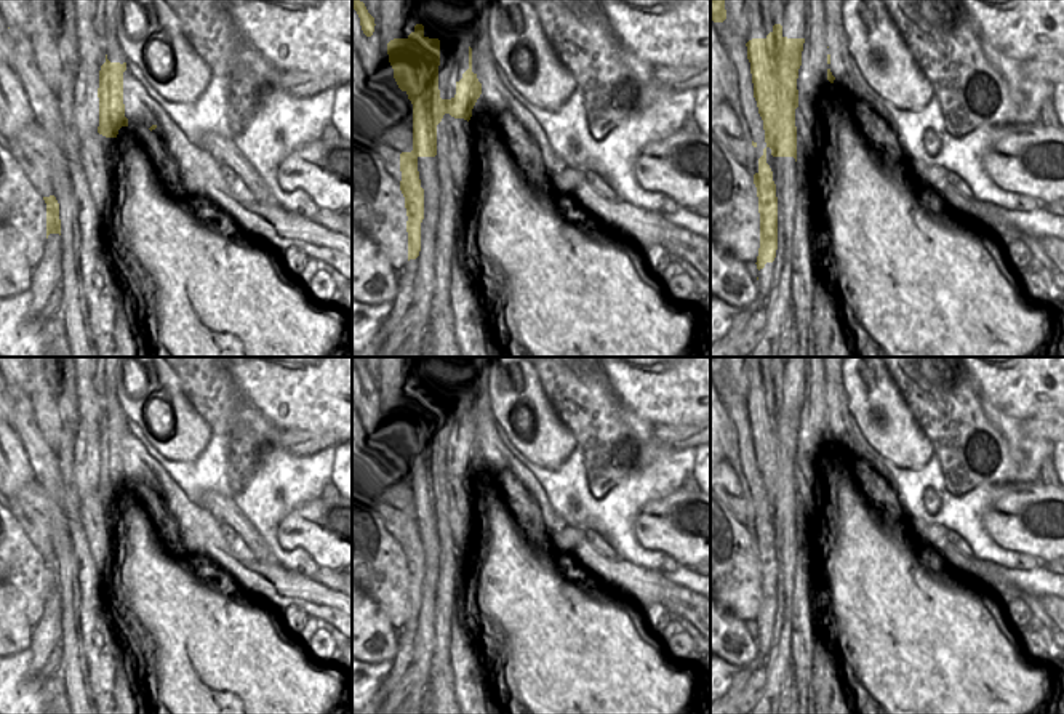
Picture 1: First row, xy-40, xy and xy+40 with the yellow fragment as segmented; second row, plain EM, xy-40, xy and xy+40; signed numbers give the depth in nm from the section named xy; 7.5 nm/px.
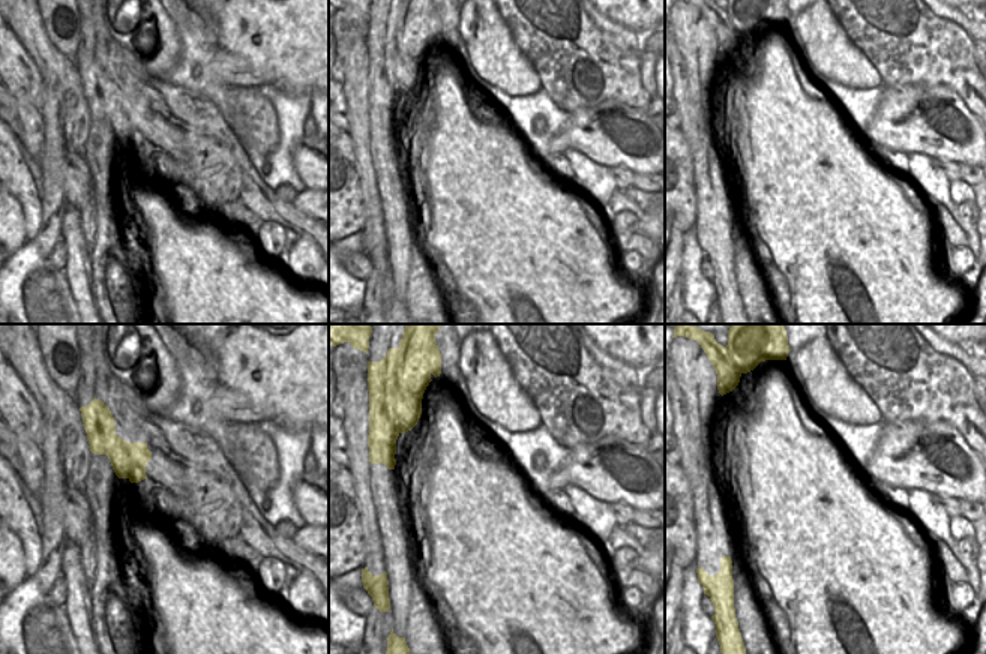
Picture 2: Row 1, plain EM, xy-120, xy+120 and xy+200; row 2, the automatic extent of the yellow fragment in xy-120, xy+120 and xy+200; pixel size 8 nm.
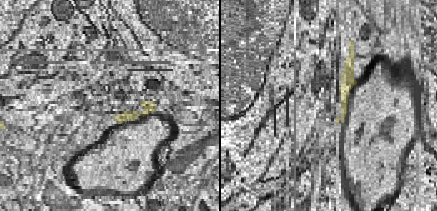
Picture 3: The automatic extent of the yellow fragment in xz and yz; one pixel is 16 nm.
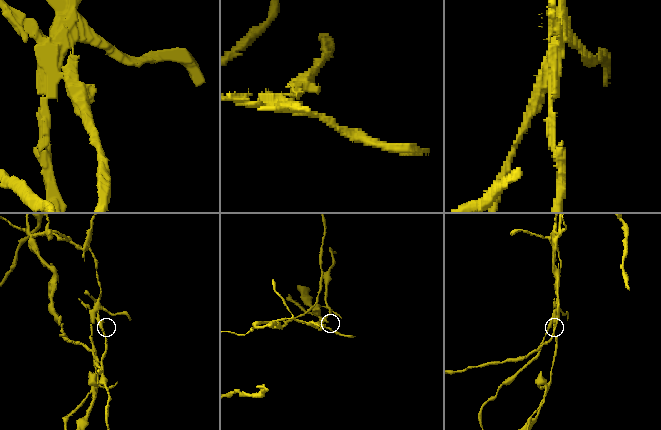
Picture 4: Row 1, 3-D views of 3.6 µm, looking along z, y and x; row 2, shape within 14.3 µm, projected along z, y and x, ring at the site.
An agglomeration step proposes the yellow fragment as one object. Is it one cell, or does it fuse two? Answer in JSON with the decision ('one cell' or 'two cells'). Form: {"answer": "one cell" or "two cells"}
{"answer": "two cells"}

